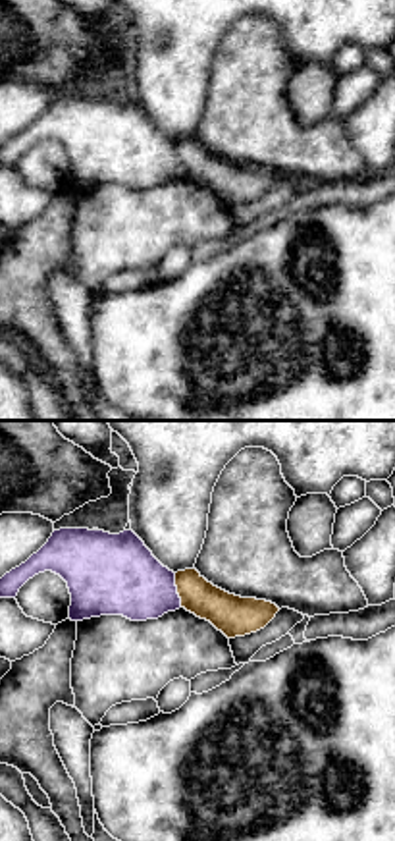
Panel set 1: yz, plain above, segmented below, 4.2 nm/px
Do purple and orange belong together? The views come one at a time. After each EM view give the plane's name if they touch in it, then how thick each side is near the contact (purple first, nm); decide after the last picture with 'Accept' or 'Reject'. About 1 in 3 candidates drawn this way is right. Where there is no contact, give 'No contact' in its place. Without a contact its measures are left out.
Touches purple in yz. Thickness 340 nm (purple) against 160 nm

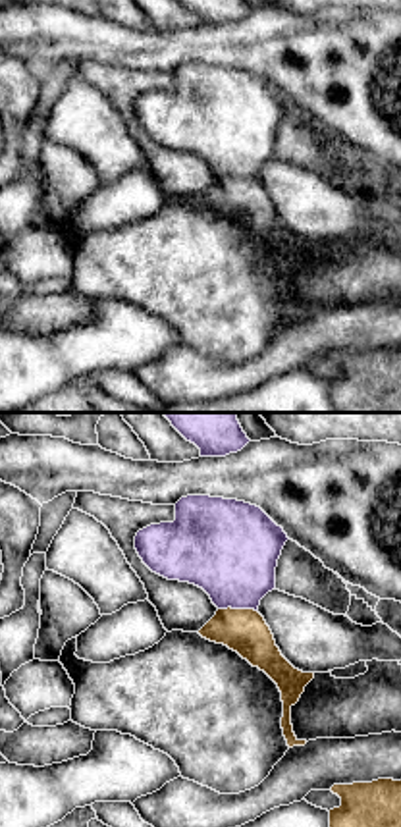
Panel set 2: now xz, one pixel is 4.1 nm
Touches purple in xz. Thickness 400 nm (purple) against 190 nm

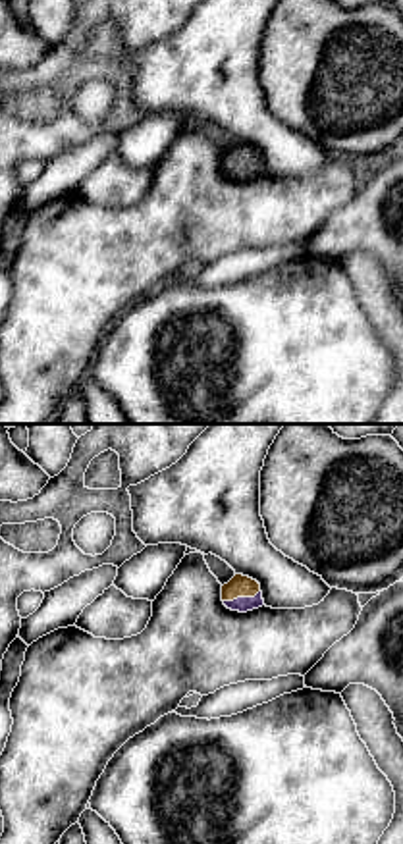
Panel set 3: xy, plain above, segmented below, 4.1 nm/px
Touches purple in xy. Thickness 60 nm (purple) against 100 nm

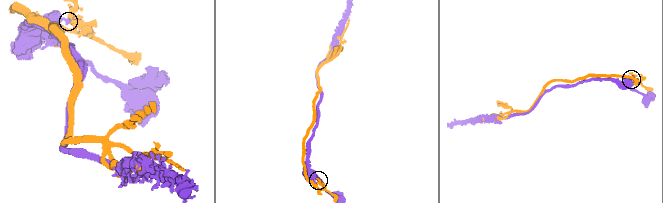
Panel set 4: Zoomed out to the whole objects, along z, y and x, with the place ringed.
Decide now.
Reject

